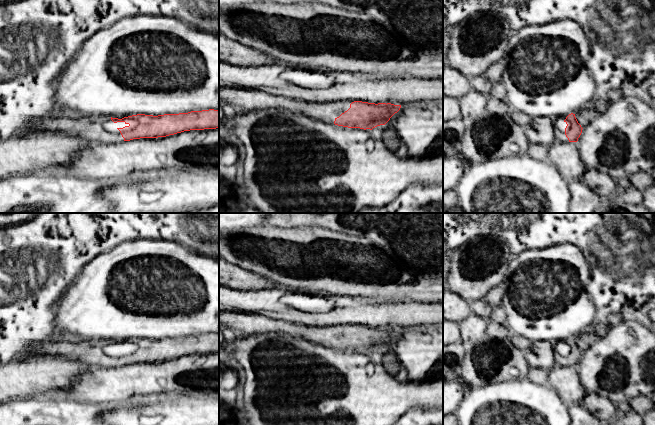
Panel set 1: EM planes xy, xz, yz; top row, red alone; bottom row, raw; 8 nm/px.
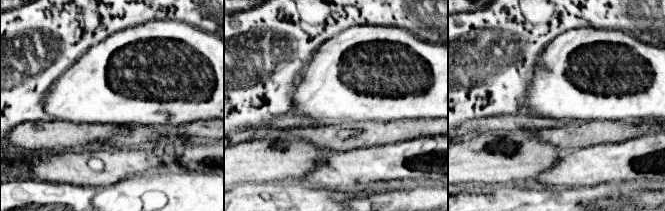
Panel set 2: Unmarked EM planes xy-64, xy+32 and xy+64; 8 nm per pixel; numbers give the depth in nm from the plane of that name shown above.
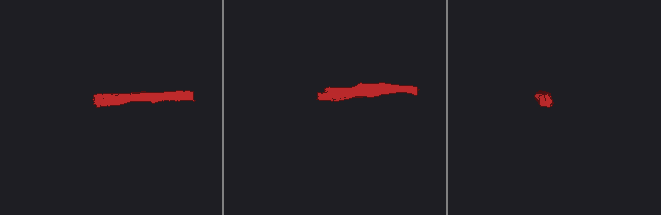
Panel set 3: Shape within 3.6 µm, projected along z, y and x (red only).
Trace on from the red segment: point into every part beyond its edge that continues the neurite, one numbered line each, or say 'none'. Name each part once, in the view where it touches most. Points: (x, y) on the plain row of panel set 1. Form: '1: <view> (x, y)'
1: xz (243, 323)

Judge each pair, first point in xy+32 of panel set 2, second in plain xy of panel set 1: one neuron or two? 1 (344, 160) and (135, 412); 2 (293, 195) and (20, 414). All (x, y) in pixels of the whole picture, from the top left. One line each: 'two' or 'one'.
1: two
2: one

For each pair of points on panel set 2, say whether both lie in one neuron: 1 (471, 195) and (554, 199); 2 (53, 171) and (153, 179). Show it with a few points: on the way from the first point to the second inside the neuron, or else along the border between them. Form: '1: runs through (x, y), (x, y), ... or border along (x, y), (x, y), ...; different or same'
1: runs through (492, 200), (533, 200); same
2: border along (149, 169), (142, 173), (124, 177), (105, 186); different

